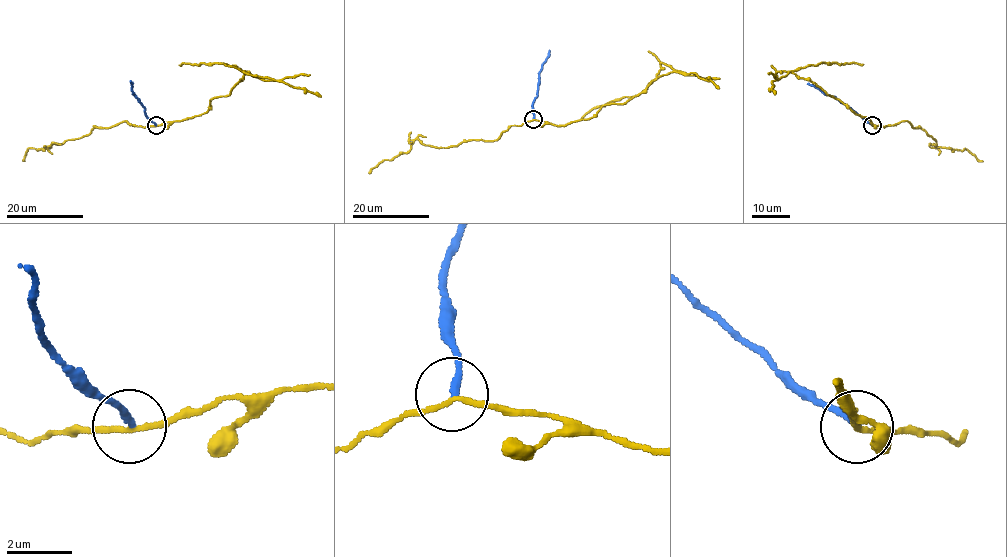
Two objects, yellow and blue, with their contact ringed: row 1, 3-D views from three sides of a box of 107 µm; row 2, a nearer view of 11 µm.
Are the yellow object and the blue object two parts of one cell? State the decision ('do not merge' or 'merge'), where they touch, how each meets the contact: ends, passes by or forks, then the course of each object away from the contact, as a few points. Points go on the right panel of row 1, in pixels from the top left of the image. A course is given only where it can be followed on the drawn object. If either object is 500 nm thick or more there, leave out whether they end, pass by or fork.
do not merge; place (872, 125); yellow passes by; blue ends; course yellow (872, 125), (813, 82), (793, 72), (821, 63), (863, 64); course blue (872, 125), (833, 96), (807, 84)

